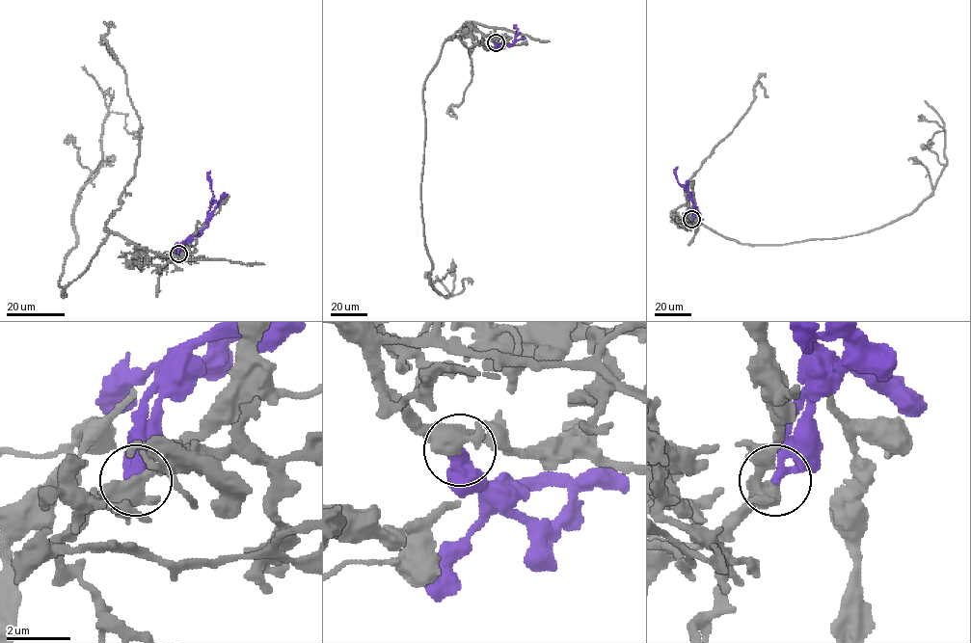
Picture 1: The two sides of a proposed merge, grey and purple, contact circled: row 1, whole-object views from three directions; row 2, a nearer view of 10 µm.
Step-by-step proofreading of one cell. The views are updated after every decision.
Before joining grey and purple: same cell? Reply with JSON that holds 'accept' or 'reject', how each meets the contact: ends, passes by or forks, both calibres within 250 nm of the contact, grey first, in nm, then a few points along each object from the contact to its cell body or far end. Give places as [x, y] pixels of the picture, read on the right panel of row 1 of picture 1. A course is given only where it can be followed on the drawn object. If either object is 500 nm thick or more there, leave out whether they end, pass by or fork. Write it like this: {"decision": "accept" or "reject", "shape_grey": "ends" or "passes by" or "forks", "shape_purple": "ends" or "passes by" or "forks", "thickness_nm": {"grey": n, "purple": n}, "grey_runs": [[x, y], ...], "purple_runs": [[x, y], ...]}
{"decision": "accept", "shape_grey": "passes by", "shape_purple": "ends", "thickness_nm": {"grey": 480, "purple": 360}, "grey_runs": [[691, 219], [671, 212], [686, 205], [745, 244], [868, 232], [930, 194], [943, 129], [932, 144]], "purple_runs": [[691, 218], [691, 195], [679, 183], [677, 167]]}

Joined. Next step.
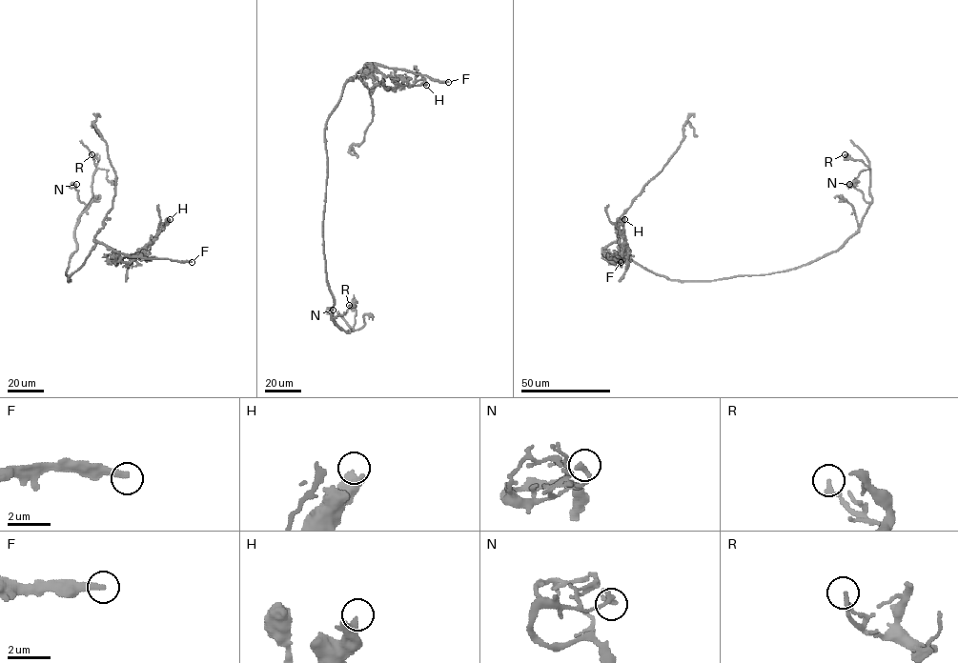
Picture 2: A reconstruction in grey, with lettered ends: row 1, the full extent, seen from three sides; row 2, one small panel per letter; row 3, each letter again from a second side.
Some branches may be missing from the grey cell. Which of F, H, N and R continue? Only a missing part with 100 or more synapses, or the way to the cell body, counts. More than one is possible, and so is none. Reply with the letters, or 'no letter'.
F

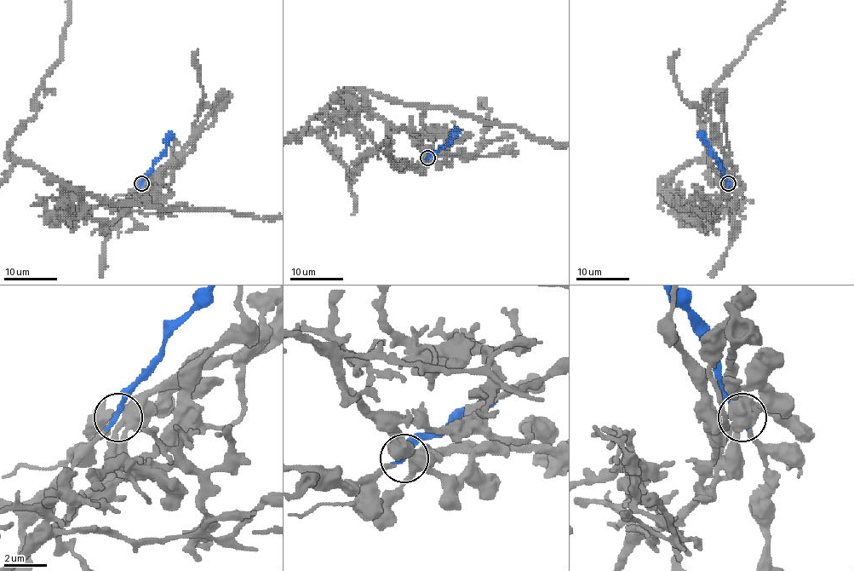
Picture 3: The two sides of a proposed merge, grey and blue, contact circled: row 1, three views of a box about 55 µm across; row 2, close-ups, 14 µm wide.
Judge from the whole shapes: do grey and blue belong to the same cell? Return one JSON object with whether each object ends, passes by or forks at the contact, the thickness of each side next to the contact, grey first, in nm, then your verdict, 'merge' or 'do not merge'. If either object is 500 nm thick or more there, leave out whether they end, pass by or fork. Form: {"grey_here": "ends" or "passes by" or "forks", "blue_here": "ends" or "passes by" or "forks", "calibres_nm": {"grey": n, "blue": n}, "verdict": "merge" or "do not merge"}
{"grey_here": "forks", "blue_here": "ends", "calibres_nm": {"grey": 480, "blue": 320}, "verdict": "merge"}

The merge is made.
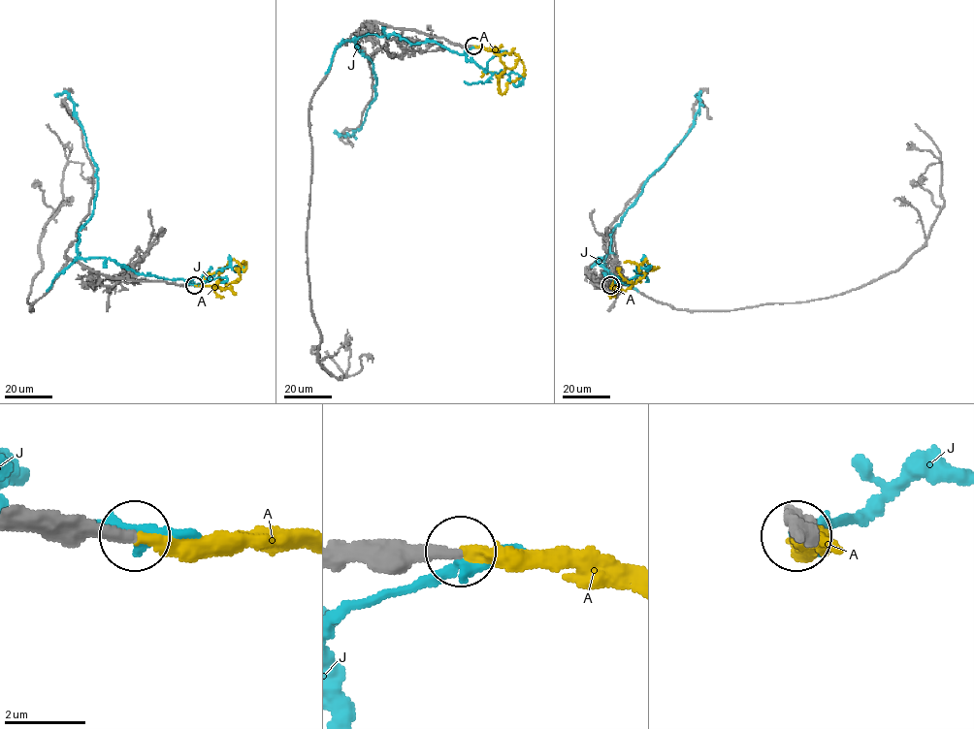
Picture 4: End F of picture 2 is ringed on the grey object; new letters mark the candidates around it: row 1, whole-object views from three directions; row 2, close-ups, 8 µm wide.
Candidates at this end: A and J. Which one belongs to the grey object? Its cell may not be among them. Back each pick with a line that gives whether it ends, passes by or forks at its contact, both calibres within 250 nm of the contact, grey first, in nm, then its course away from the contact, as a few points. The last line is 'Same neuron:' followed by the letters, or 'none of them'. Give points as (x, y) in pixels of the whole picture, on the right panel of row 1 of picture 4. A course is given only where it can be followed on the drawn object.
A: it ends; calibres 340 and 320 nm; course (610, 285), (630, 288), (646, 272), (658, 268), (646, 261), (639, 269), (629, 261), (624, 263)
Same neuron: A

